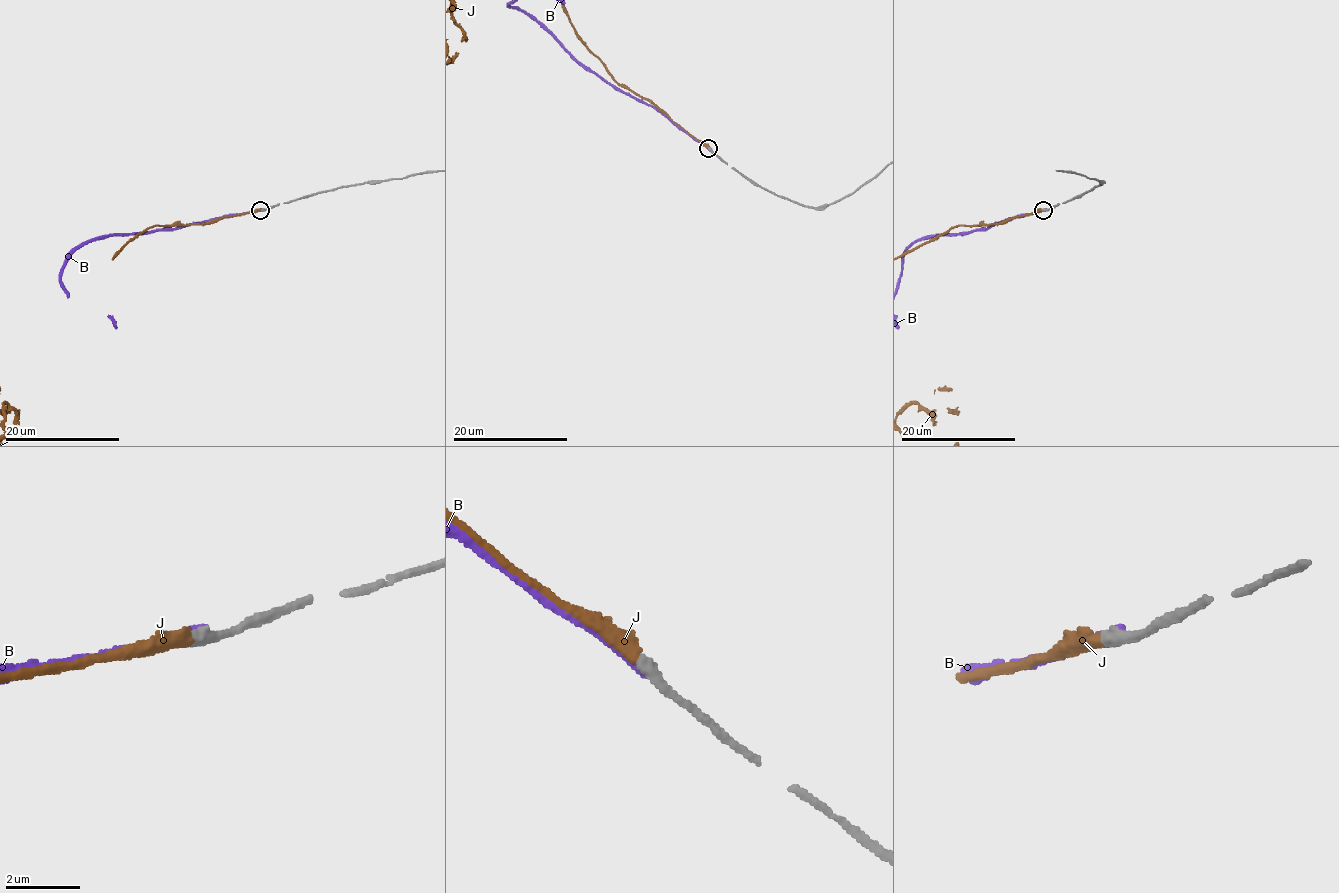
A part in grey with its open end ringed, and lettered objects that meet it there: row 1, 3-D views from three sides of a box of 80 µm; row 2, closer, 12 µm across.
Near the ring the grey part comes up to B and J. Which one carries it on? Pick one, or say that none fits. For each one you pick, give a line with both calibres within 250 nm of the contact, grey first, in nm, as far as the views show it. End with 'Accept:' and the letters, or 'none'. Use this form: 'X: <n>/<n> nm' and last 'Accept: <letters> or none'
J: 360/400 nm
Accept: J

